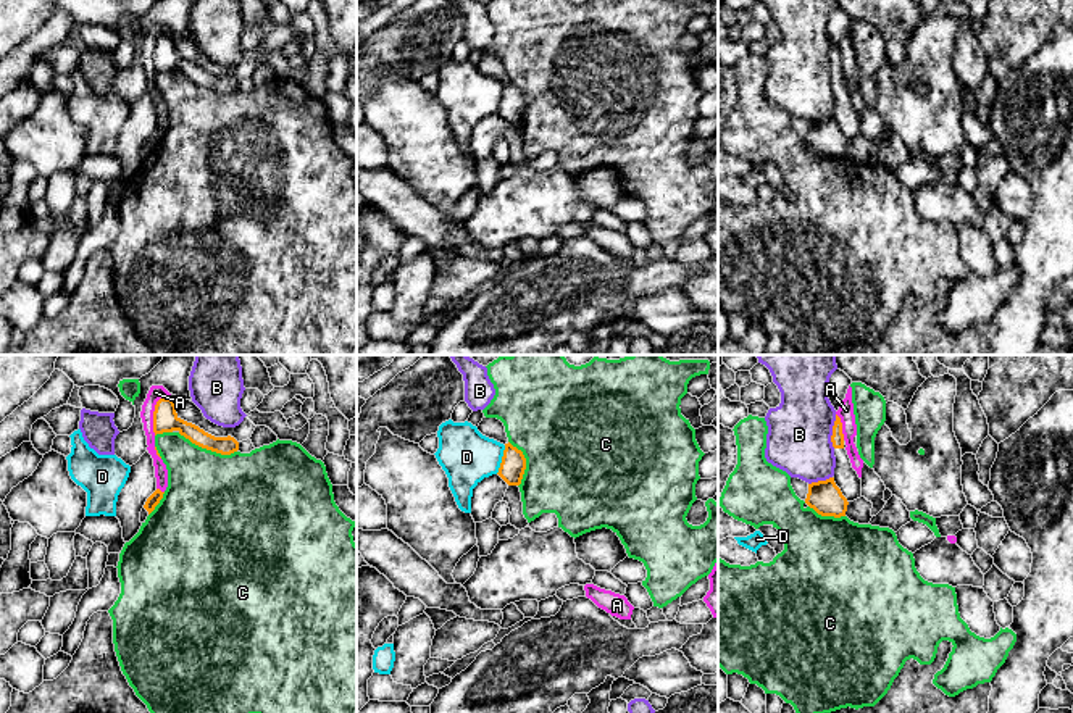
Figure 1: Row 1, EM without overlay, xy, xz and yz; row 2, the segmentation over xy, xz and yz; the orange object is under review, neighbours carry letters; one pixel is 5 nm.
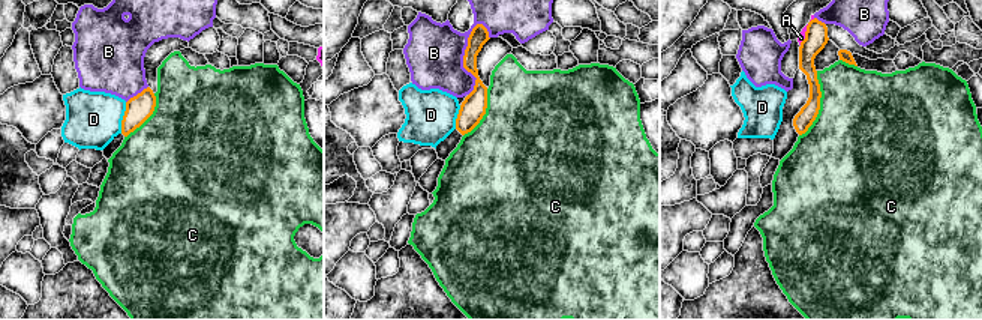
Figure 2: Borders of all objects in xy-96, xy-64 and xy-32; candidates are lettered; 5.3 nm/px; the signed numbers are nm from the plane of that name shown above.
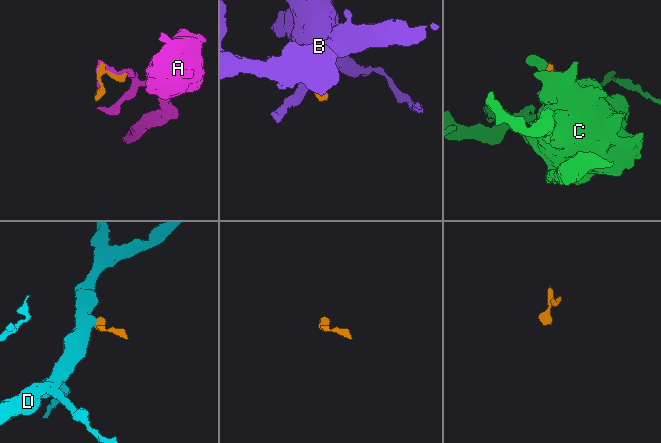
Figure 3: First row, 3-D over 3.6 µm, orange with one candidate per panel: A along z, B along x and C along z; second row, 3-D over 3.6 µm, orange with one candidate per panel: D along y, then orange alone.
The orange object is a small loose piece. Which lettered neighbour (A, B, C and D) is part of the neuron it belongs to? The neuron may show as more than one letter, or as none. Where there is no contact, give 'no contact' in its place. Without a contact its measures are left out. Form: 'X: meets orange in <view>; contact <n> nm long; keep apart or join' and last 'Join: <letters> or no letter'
A: meets orange in xy; contact 220 nm long; keep apart
B: meets orange in yz; contact 170 nm long; keep apart
C: meets orange in xy; contact 320 nm long; keep apart
D: meets orange in xz; contact 150 nm long; keep apart
Join: no letter

